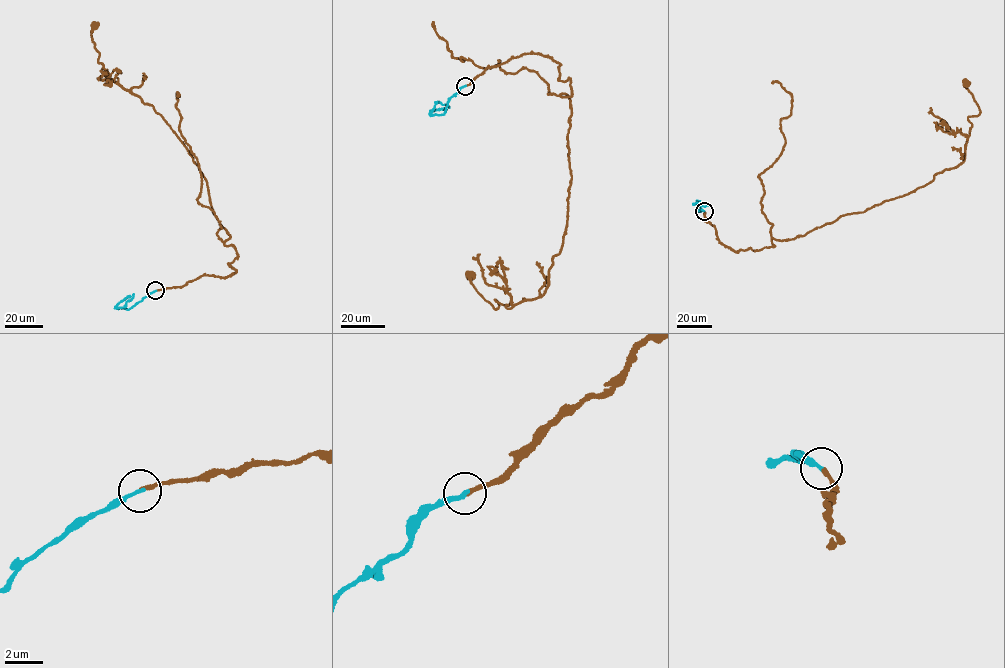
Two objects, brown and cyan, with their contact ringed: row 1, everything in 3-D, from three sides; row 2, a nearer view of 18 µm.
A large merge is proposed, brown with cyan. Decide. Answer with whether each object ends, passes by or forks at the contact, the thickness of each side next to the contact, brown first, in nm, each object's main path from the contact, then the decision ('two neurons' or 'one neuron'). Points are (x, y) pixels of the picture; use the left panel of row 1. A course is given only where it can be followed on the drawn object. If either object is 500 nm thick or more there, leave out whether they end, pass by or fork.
brown ends there; cyan ends there; 190 nm thick on the brown side, 220 nm on the other; brown runs (155, 291), (227, 277), (238, 256), (224, 244), (230, 236), (189, 151), (152, 105), (103, 74), (94, 26); cyan runs (155, 291), (127, 309), (116, 308), (125, 305), (133, 293); one neuron

